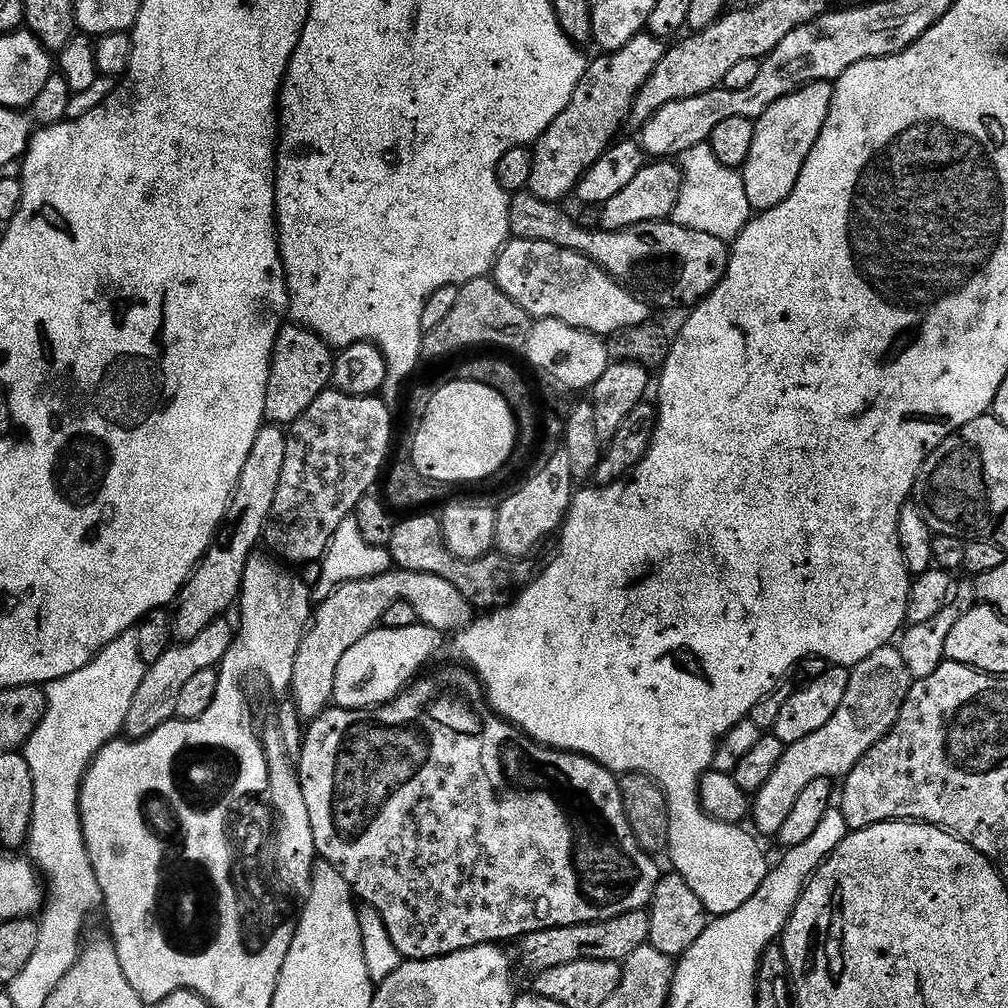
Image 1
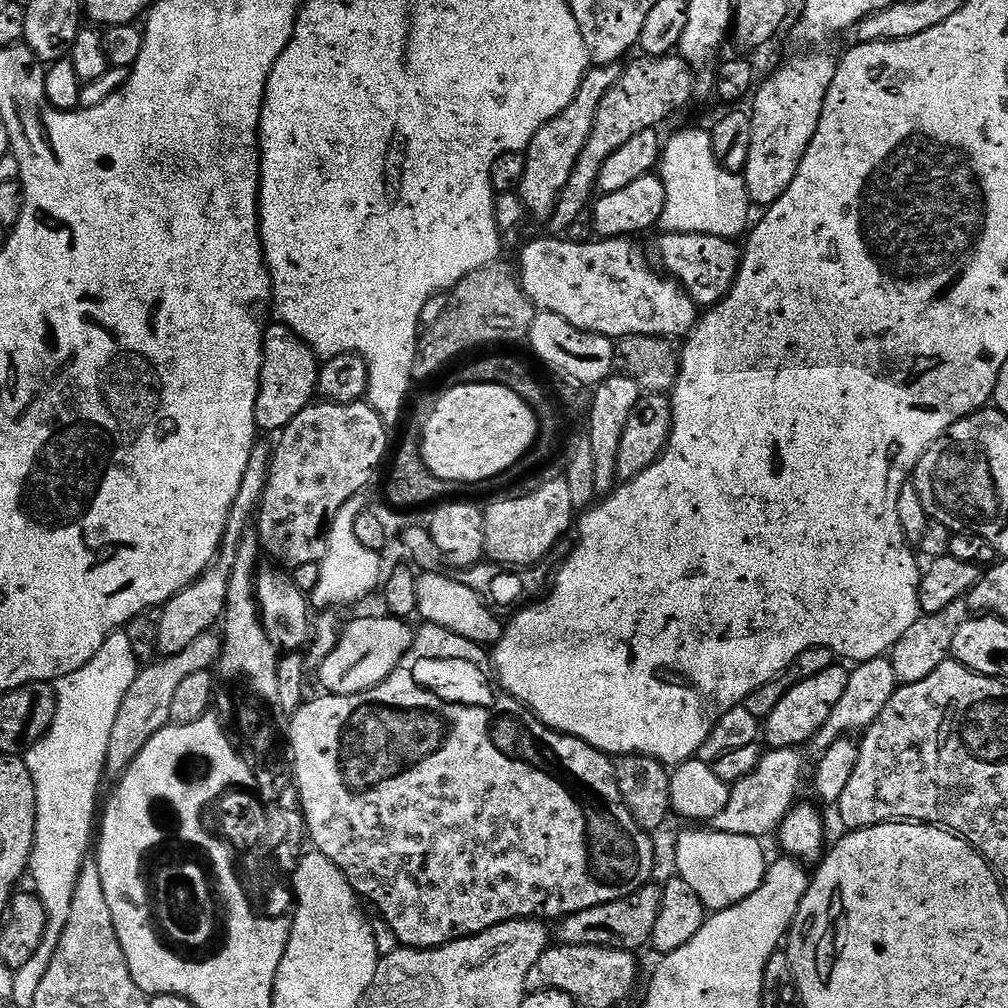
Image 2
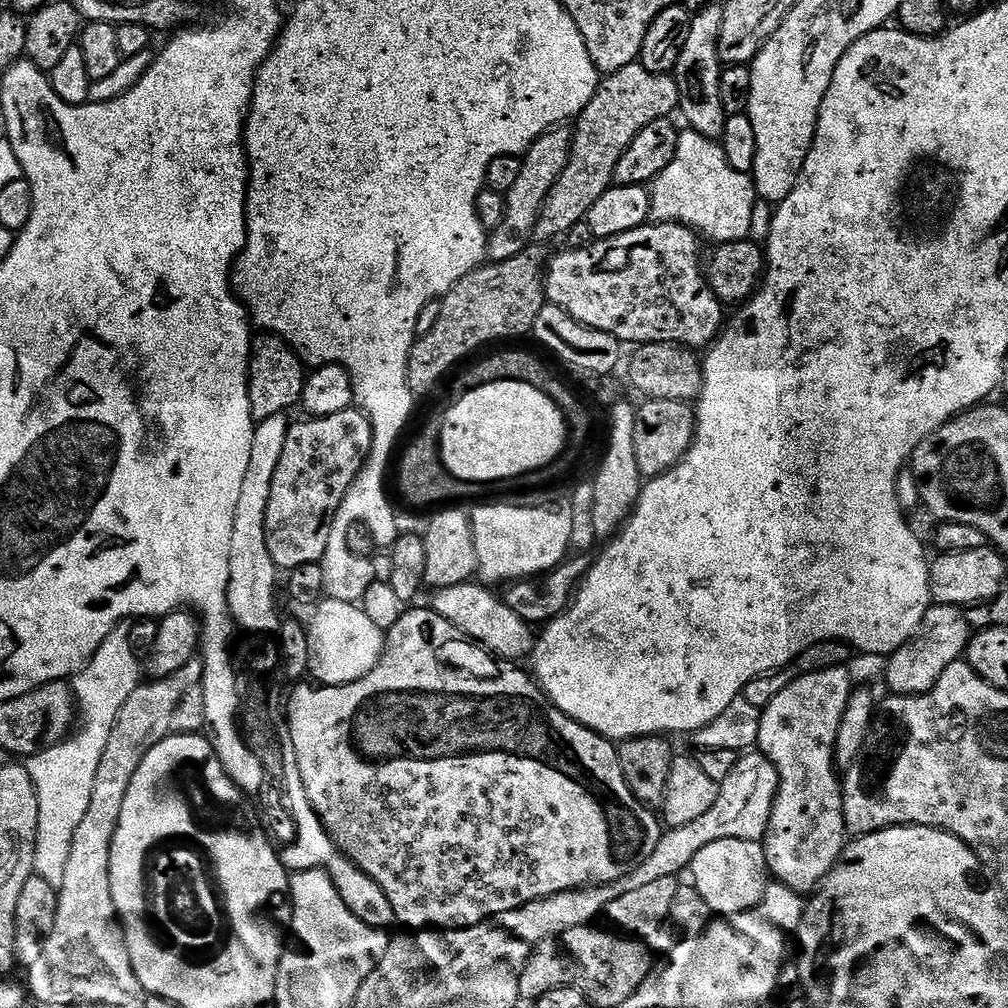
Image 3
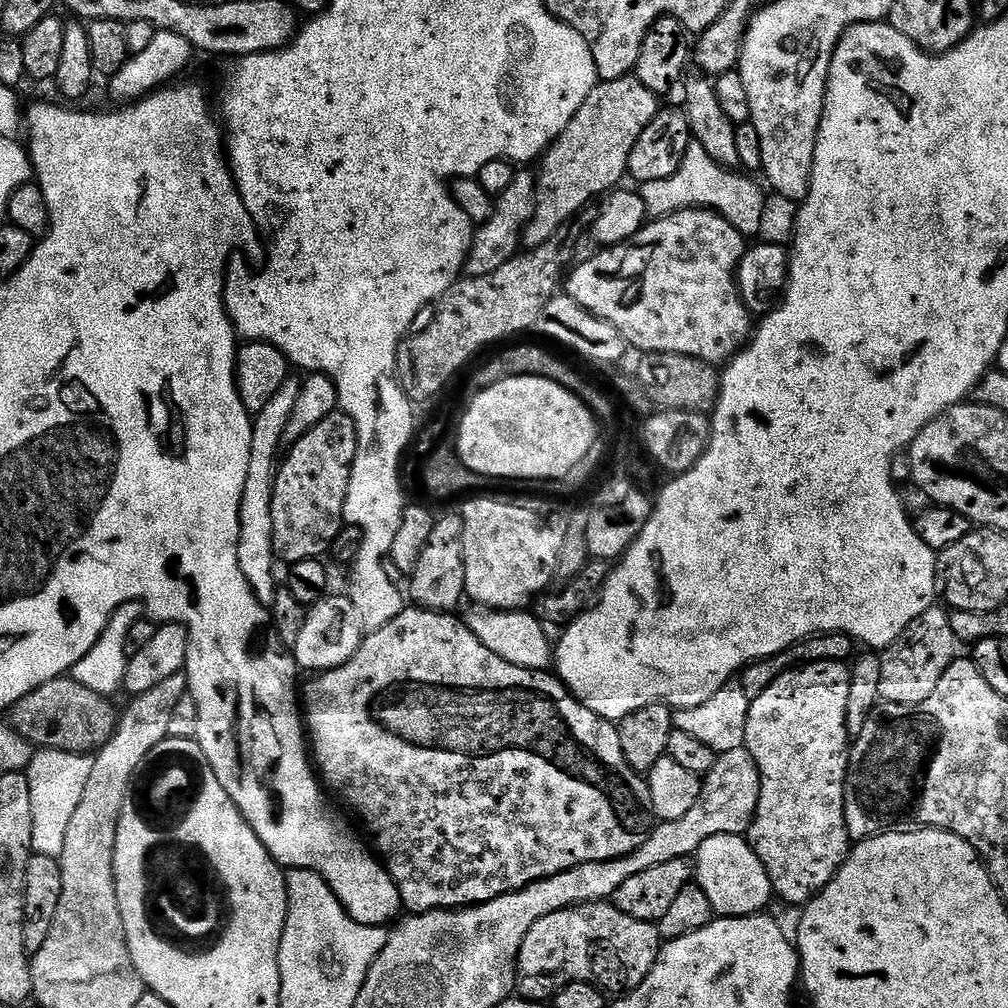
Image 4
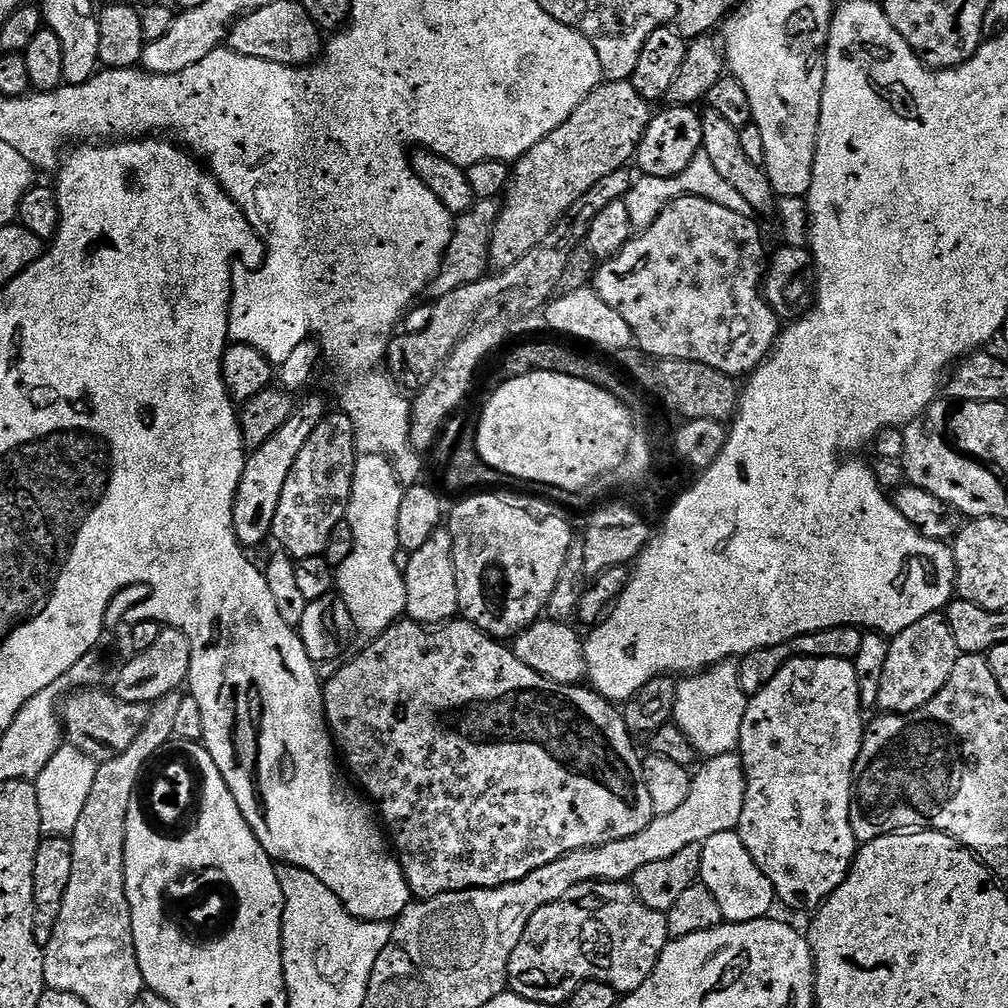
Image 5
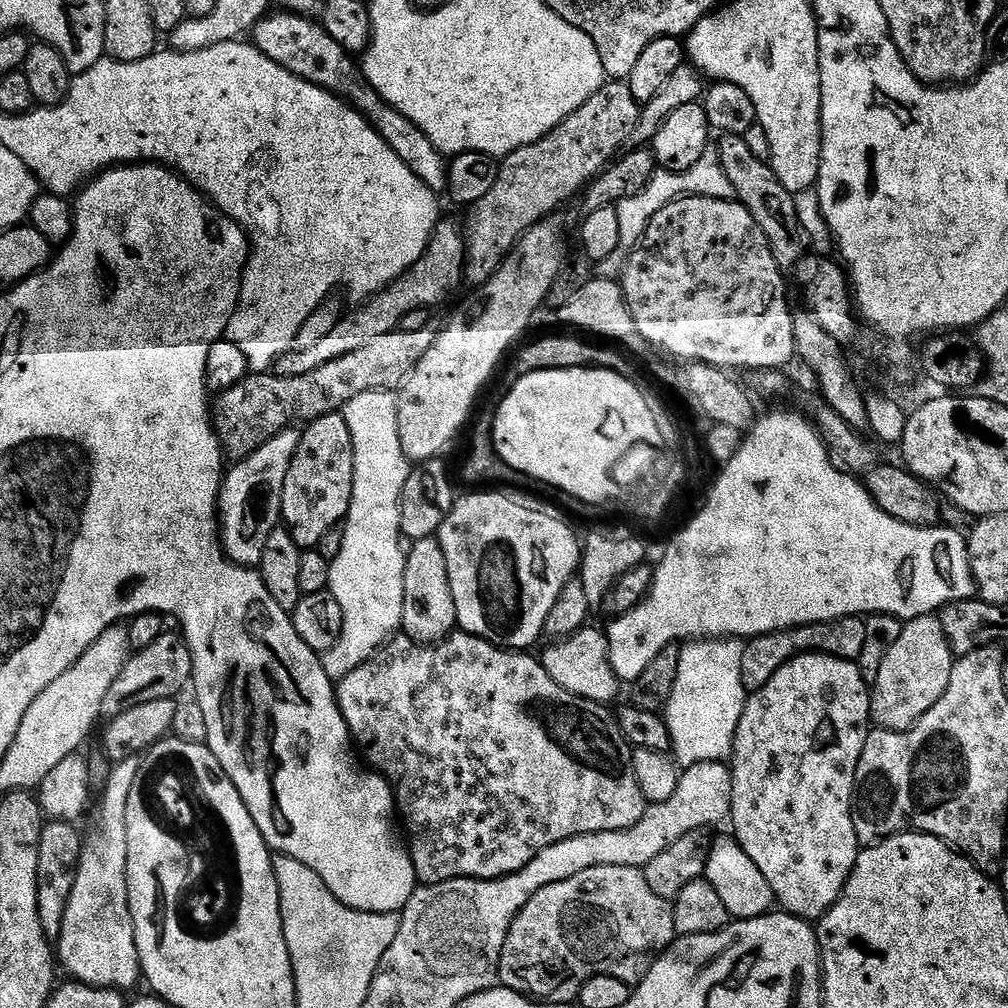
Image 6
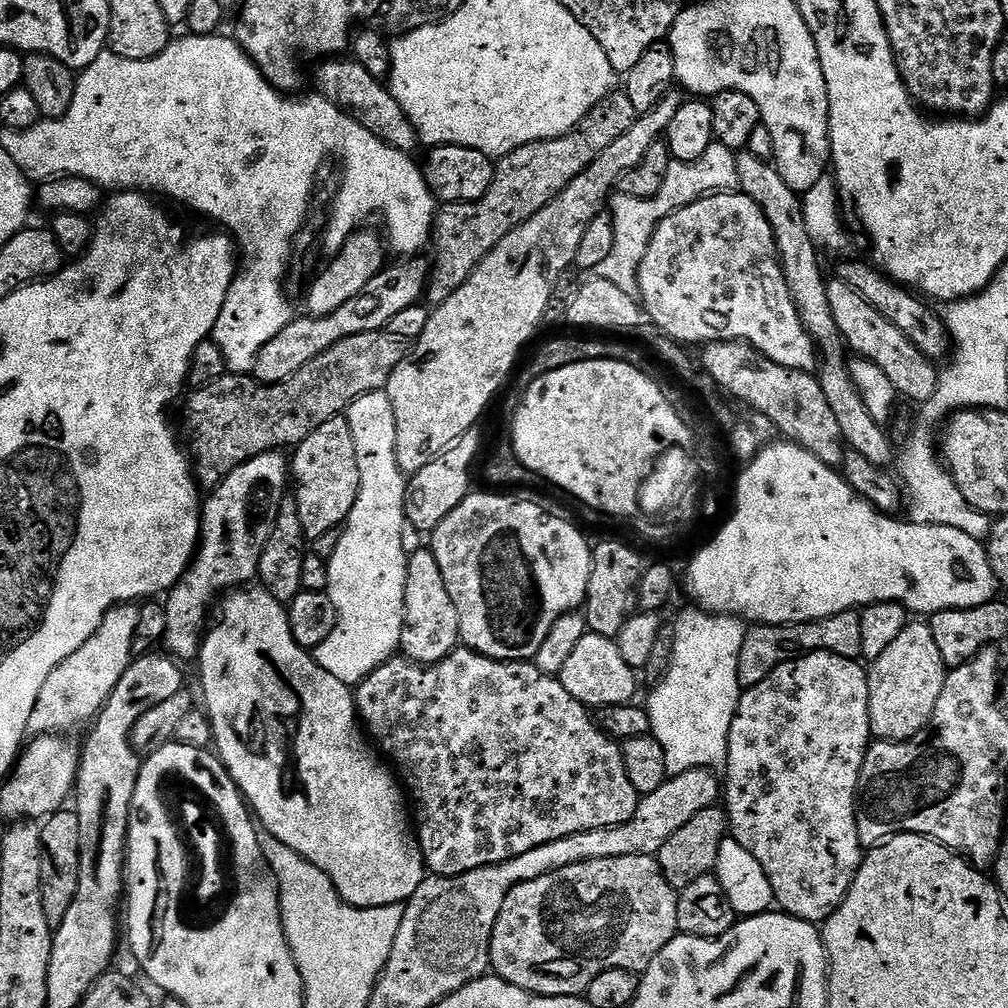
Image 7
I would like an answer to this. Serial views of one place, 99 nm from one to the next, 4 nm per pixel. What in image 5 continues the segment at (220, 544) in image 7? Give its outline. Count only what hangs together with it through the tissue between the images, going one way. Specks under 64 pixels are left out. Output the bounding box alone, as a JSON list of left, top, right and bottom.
[232,397,330,550]

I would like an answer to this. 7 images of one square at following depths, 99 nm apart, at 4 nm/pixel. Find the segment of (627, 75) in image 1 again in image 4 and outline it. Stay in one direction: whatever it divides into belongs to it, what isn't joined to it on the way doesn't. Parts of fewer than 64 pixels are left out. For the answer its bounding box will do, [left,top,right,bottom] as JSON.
[466,171,536,277]

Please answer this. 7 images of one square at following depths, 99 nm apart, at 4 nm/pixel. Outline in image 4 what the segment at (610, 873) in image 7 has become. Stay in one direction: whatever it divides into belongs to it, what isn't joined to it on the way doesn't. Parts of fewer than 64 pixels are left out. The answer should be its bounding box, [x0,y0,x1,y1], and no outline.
[516,902,661,1001]

